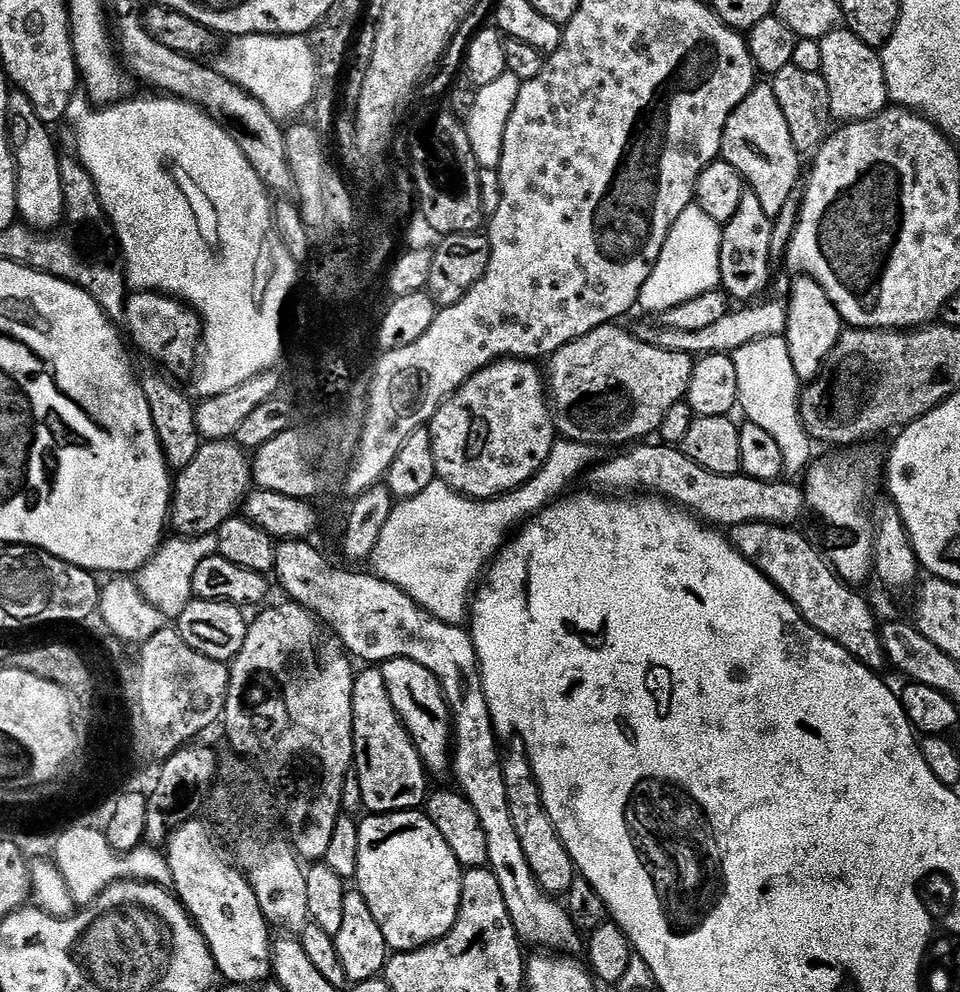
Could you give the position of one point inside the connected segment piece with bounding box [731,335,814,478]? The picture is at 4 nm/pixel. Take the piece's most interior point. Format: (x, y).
(769, 392)

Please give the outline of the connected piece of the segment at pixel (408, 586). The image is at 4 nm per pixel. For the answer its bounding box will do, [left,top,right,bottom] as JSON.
[371,439,605,625]

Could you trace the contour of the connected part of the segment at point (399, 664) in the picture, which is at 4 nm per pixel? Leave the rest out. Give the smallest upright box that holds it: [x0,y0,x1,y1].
[382,658,454,777]

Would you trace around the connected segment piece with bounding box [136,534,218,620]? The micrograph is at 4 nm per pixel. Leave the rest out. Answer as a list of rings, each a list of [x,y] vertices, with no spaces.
[[[211,536],[171,537],[161,543],[159,550],[136,574],[136,583],[145,600],[150,602],[168,620],[179,619],[189,602],[194,598],[193,576],[198,564],[218,554],[217,538]]]

